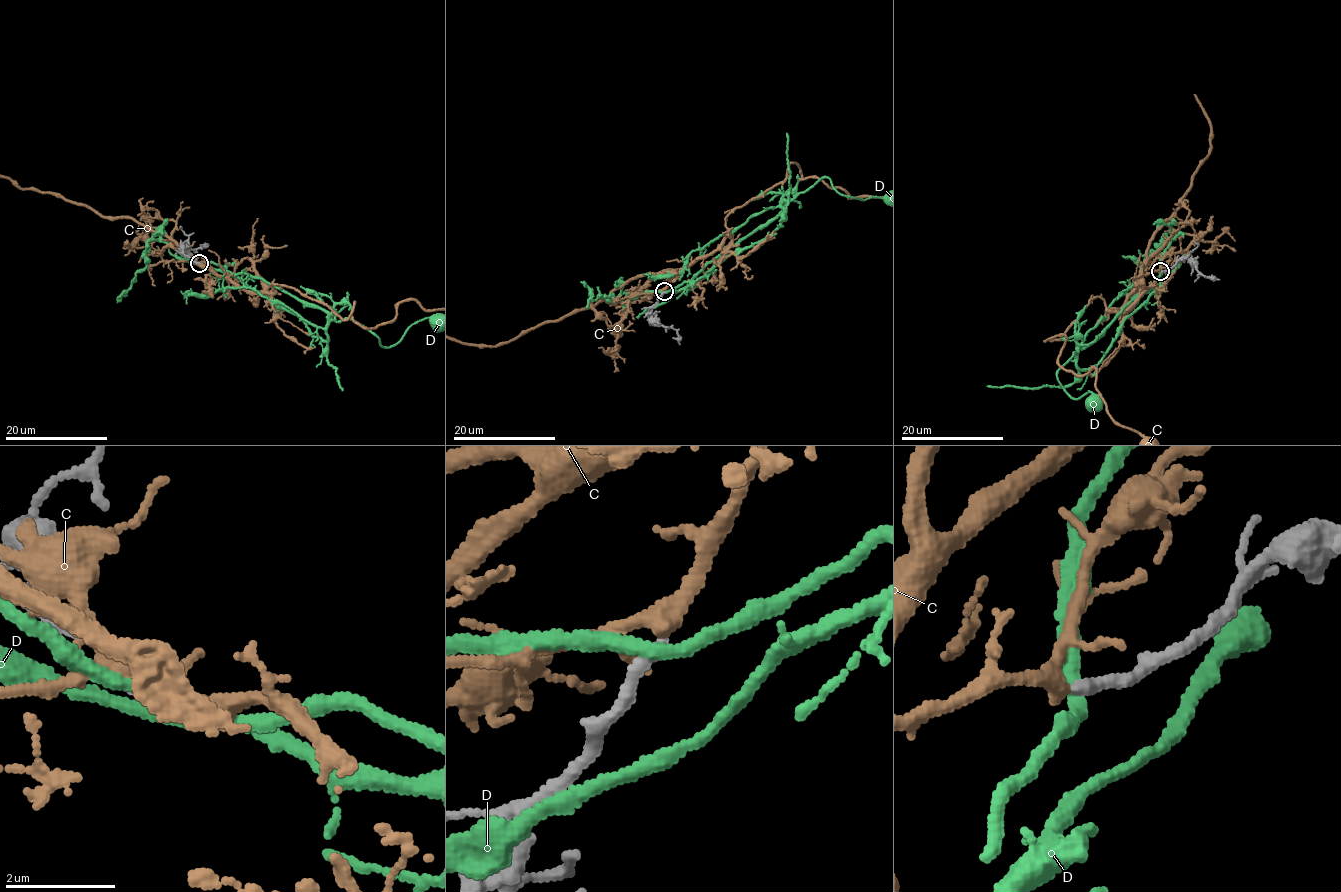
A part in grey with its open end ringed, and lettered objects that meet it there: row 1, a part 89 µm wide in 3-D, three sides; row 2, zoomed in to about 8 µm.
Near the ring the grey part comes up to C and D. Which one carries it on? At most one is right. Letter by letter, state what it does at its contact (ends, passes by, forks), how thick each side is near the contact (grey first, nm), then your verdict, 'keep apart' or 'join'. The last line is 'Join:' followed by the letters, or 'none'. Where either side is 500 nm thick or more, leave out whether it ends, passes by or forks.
C: it passes by; 260 nm thick on the grey side, 320 nm on the other; join
D: it passes by; 280 nm thick on the grey side, 280 nm on the other; keep apart
Join: C

